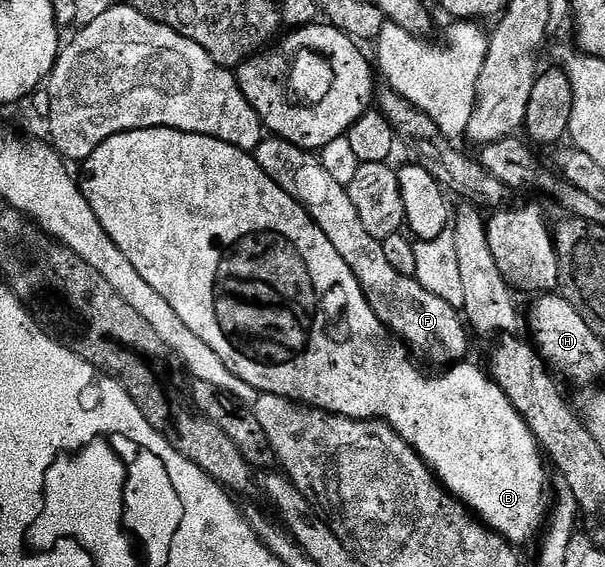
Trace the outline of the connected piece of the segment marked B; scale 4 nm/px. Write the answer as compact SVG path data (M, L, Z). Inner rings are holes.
M144 128L129 130L104 140L104 144L100 144L100 148L96 148L96 152L92 152L92 156L88 156L85 162L81 163L80 170L82 170L82 178L80 174L82 198L91 206L97 225L106 233L106 236L111 238L121 257L127 263L130 261L130 266L134 269L131 271L145 280L163 300L170 304L176 315L180 316L180 320L200 340L208 344L240 380L246 381L252 388L263 394L289 398L291 402L305 404L315 410L339 414L341 418L385 422L402 437L410 449L415 450L418 457L432 471L433 477L463 506L473 511L493 533L500 535L518 548L522 548L525 542L532 541L534 537L537 539L543 533L544 523L548 517L546 470L542 467L544 454L534 438L534 433L526 427L526 421L516 412L516 408L510 403L506 393L483 367L482 371L480 367L473 366L470 360L463 360L441 372L434 372L438 374L426 375L417 361L409 362L409 358L412 358L411 351L399 344L389 327L386 327L376 316L370 304L346 306L346 296L354 290L354 282L350 276L334 276L334 274L340 274L336 270L336 265L341 263L341 258L329 246L326 238L316 236L316 227L307 211L263 172L253 153L236 148L212 136L172 128Z

